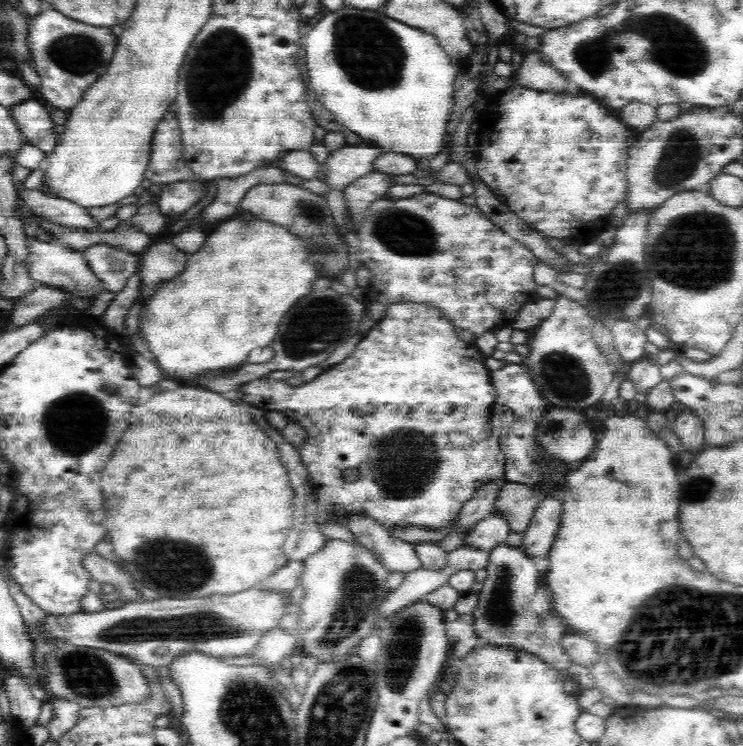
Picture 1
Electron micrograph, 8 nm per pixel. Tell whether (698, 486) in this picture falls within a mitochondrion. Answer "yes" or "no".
yes

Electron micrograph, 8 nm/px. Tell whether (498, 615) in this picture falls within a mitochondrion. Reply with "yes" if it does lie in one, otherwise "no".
yes

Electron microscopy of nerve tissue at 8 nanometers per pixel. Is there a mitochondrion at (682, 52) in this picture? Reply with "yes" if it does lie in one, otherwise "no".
yes

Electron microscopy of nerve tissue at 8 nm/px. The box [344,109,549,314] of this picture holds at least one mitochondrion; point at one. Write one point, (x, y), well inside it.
(401, 230)

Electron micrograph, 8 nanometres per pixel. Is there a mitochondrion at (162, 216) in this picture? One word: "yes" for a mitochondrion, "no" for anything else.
no

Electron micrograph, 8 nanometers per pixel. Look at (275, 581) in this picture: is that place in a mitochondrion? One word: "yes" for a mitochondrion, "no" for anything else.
no

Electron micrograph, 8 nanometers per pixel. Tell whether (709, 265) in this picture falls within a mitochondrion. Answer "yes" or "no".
yes

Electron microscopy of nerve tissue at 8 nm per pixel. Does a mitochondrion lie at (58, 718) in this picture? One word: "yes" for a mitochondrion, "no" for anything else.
no

